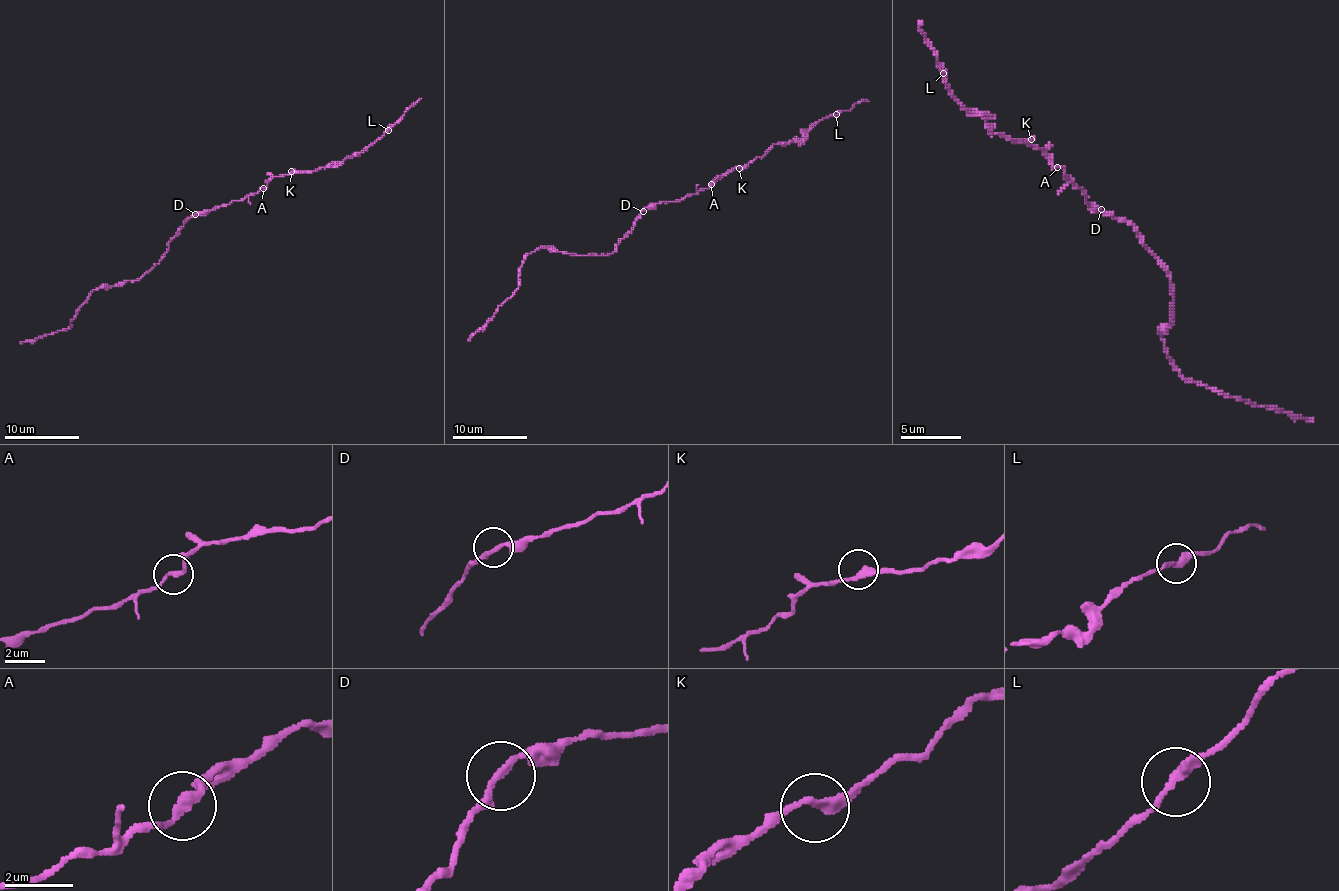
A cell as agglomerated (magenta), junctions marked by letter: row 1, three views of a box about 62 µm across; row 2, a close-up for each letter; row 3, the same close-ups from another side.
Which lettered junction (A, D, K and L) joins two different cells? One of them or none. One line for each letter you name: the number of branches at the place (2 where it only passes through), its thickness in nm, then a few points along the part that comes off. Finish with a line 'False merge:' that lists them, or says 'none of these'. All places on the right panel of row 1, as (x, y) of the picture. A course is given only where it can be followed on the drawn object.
False merge: none of these

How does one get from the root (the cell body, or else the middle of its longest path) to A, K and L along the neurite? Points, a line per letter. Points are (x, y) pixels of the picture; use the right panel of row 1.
A: (1101, 212), (1085, 200), (1085, 194), (1058, 167)
K: (1101, 212), (1085, 200), (1085, 194), (1073, 185), (1061, 167), (1055, 167), (1040, 149), (1028, 142), (1031, 139)
L: (1101, 212), (1040, 149), (995, 133), (979, 112), (967, 109), (949, 91), (943, 73)

